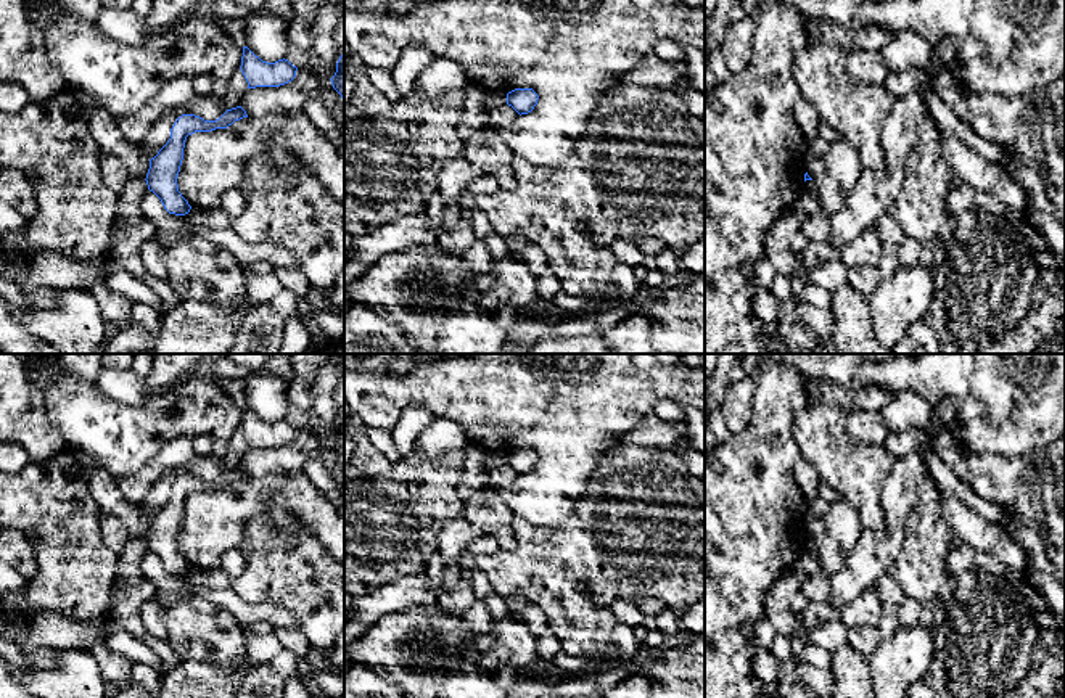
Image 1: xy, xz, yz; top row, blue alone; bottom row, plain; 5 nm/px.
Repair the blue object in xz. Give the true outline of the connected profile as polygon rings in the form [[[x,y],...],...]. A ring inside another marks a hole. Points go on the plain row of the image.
[[[515,449],[507,454],[507,465],[520,476],[531,473],[537,465],[537,460],[539,457],[532,449]]]

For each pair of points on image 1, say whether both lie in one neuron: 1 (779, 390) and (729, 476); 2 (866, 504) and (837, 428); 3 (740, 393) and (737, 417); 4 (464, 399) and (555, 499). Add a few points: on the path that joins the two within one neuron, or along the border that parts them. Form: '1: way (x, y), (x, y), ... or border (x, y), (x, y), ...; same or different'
1: way (773, 410), (771, 433), (750, 455); same
2: way (861, 484), (858, 476), (837, 455), (837, 447); same
3: way (739, 399), (737, 410); same
4: way (497, 399), (555, 457), (555, 465); same

